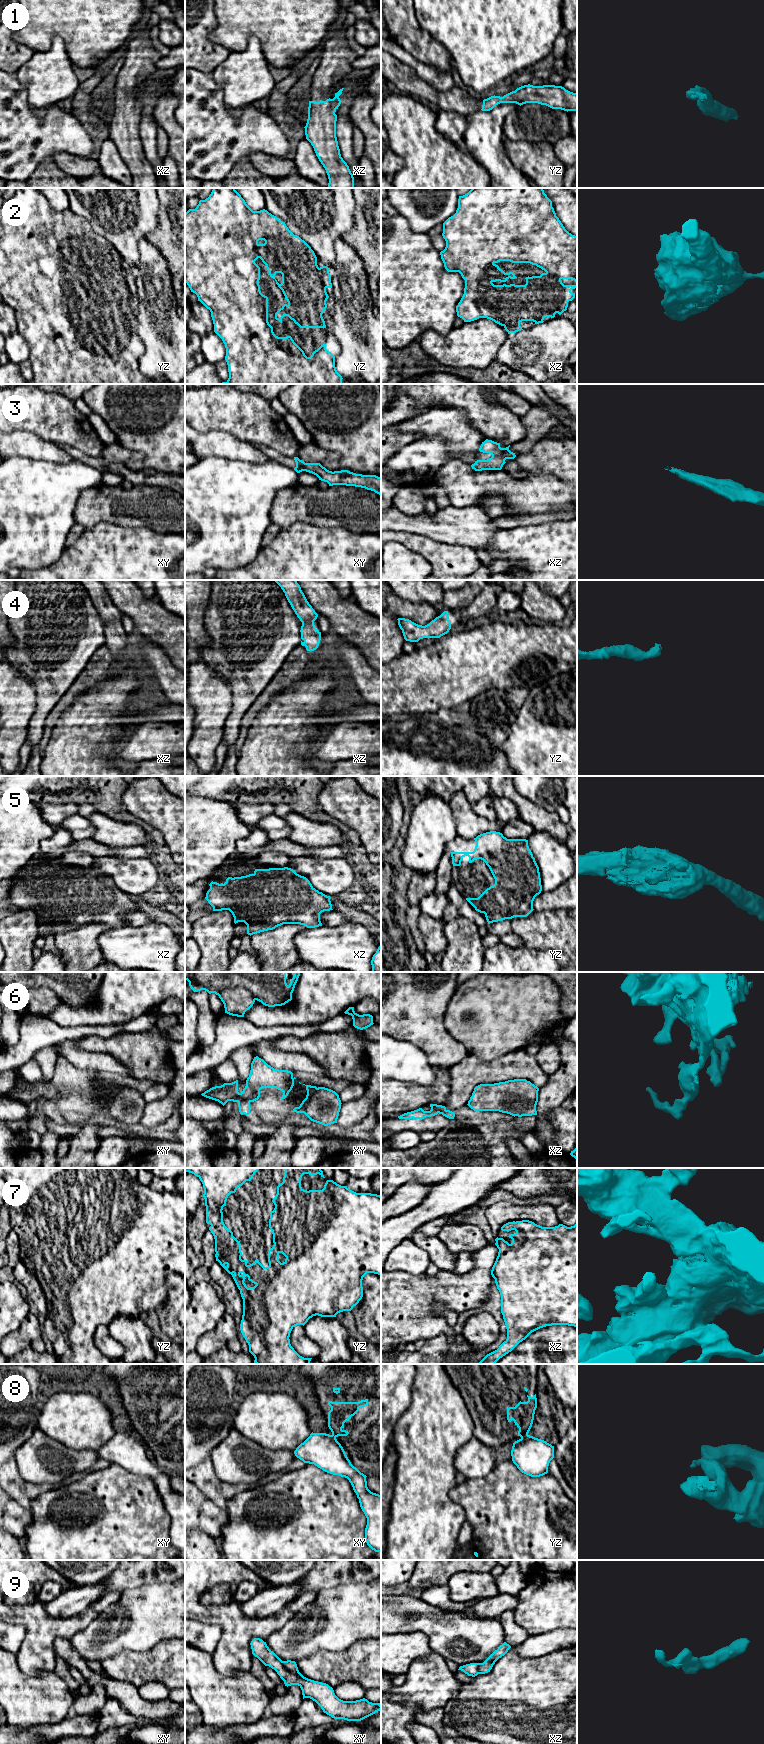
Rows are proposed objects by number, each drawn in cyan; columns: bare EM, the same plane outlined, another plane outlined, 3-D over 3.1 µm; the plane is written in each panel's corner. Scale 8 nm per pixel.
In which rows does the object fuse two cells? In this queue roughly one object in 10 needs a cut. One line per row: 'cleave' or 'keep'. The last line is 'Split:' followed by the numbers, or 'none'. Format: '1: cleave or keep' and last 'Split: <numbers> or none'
1: keep
2: keep
3: keep
4: keep
5: keep
6: keep
7: keep
8: cleave
9: keep
Split: 8

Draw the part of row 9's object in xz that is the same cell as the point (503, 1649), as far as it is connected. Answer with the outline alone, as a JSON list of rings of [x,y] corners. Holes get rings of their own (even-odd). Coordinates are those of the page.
[[[504,1642],[495,1650],[483,1663],[470,1663],[460,1666],[458,1670],[463,1671],[468,1676],[475,1677],[478,1674],[485,1674],[490,1672],[495,1662],[504,1656],[511,1648],[509,1644]]]

